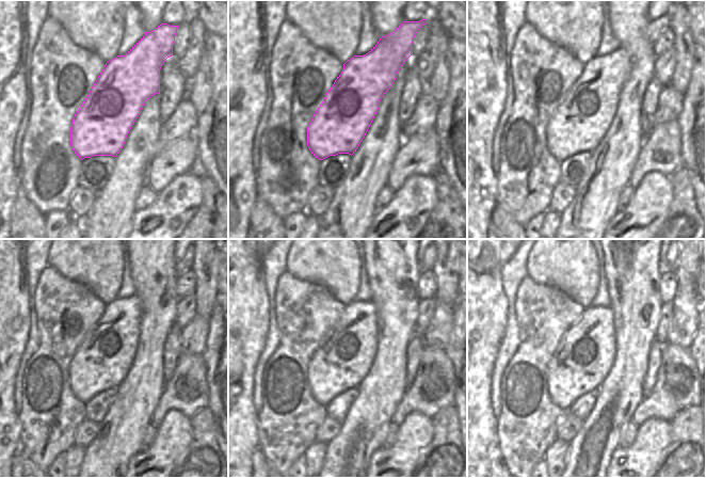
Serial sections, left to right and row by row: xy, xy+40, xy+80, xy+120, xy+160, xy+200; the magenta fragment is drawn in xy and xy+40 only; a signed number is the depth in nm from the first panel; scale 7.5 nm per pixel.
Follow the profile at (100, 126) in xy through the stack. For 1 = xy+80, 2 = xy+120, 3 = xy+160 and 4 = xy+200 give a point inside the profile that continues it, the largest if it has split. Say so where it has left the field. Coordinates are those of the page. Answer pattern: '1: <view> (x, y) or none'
1: xy+80 (580, 122)
2: xy+120 (105, 356)
3: xy+160 (345, 355)
4: xy+200 (586, 353)

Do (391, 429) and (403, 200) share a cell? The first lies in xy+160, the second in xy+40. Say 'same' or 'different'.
different

